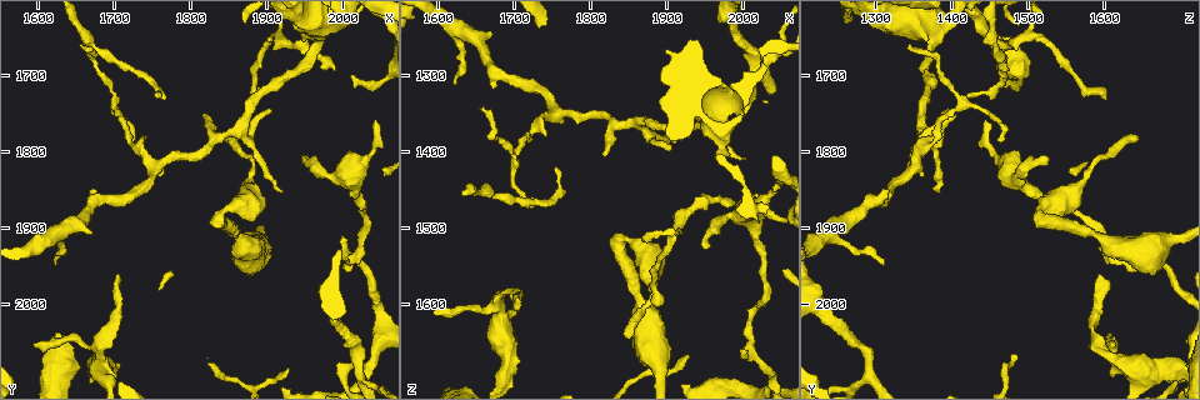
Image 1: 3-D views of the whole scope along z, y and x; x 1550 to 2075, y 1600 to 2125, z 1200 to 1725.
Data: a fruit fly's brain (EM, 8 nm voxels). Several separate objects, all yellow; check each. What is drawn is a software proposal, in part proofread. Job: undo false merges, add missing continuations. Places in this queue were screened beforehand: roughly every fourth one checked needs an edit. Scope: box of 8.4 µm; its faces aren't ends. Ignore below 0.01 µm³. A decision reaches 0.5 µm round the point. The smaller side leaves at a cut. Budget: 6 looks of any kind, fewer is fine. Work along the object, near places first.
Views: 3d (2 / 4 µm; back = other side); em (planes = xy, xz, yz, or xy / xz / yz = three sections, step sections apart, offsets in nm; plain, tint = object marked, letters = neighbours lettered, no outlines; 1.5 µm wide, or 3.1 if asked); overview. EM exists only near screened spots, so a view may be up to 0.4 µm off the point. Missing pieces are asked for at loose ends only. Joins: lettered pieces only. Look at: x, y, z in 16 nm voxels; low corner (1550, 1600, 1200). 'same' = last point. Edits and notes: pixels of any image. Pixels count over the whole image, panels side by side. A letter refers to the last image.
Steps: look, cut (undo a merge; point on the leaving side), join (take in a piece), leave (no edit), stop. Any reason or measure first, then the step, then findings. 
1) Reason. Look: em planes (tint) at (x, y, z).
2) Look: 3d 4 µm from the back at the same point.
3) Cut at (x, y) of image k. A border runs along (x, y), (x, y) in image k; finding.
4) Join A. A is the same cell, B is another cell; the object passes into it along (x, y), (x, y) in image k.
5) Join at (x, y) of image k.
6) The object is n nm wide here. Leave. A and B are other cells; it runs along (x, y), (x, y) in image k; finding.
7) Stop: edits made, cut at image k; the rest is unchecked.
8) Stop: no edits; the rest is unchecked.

Look: em planes (letters) at (1750, 1725, 1425).

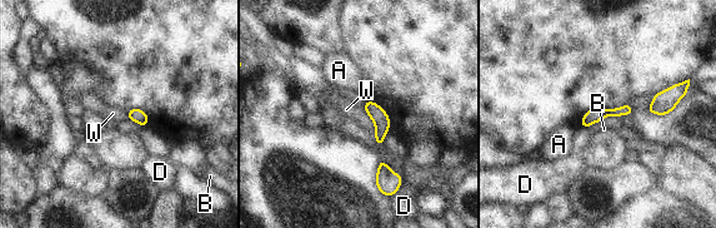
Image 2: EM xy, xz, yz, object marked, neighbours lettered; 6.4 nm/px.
The longest contact is with W, 190 nm. Leave. A, B, D and W are other cells; it runs along (629, 109), (595, 114), (584, 123) in image 2; no lettered piece goes on from it.

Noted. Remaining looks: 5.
Free end. Look: em planes (letters) at (1700, 1965, 1590).

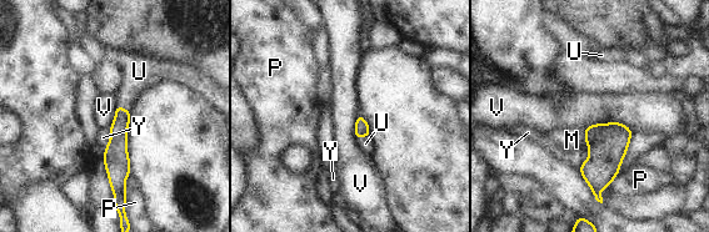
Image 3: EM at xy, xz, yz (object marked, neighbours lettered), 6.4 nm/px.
The object is 100 nm wide here. Join U. U is the same cell, M, P, V and Y are other cells; the object passes into it along (362, 129), (363, 136), (365, 144) in image 3; the cell continues.

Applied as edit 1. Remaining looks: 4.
Look: 3d 4 µm at (1595, 2050, 1610).

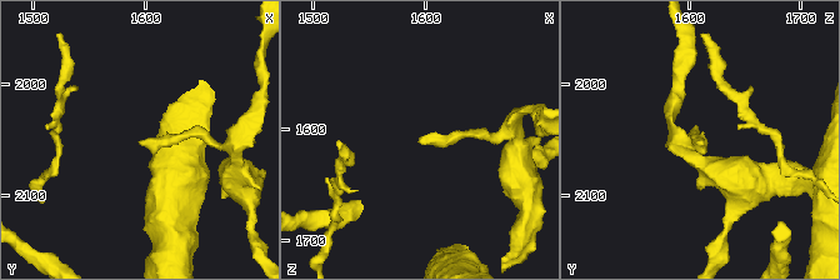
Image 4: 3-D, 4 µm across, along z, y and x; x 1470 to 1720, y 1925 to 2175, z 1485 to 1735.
Look: em xy step 8 (letters) at (1594, 2050, 1610).

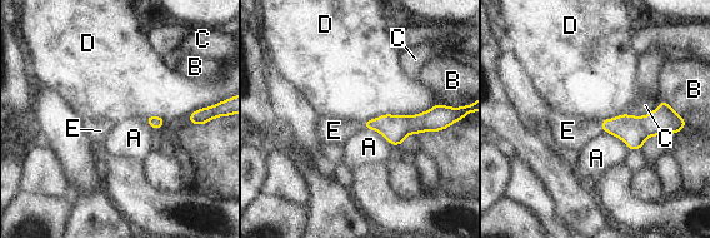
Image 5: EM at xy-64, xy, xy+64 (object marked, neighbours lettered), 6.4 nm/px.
Cut it another way. Look: em planes (letters) at the same point.

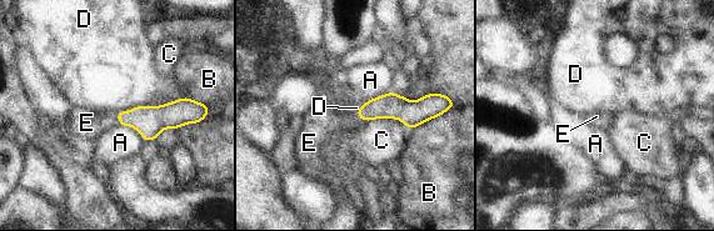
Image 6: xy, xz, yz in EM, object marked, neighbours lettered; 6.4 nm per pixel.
Join E. E is the same cell, A, B, C and D are other cells; the object passes into it along (149, 121), (118, 119), (86, 122) in image 6; the cell continues.

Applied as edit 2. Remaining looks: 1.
Stop: edits made, join at image 3, join at image 6; the rest is unchecked.

